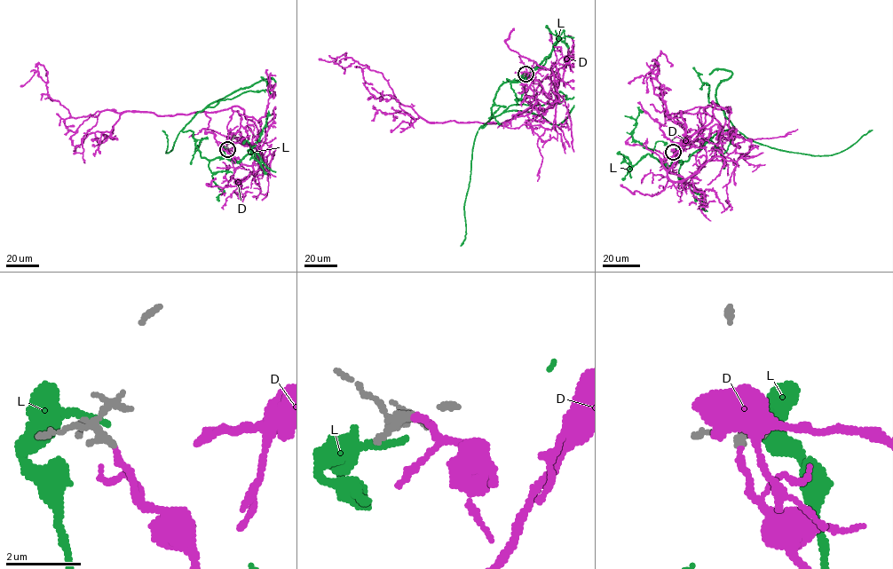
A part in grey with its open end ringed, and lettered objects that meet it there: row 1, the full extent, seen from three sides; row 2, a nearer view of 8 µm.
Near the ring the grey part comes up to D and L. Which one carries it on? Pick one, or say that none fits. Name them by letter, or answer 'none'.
D

